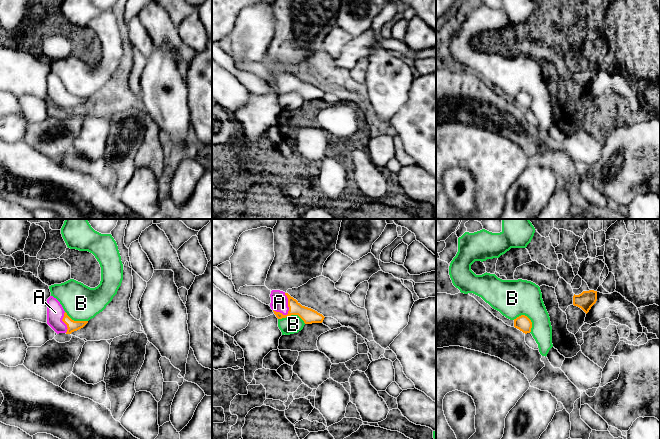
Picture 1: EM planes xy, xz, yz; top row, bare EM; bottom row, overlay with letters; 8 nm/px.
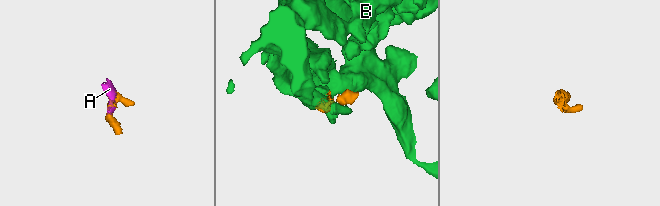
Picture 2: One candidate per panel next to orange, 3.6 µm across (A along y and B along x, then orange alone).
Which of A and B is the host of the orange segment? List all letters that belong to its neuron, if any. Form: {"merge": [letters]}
{"merge": ["A"]}

